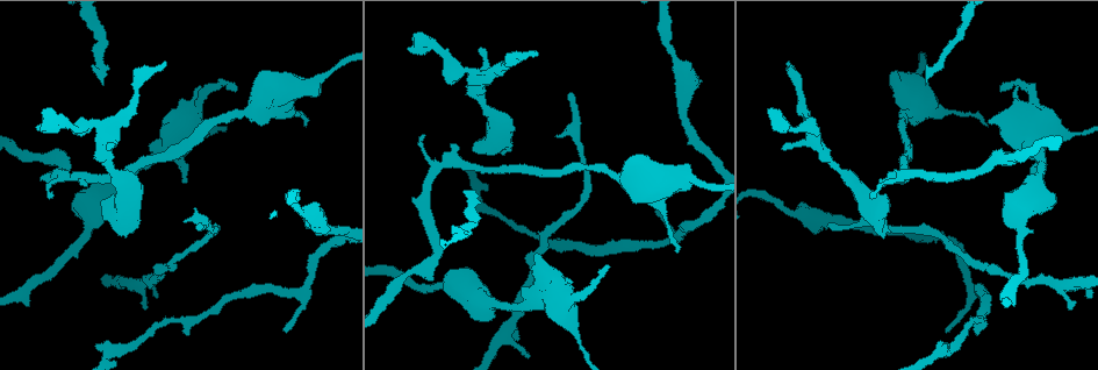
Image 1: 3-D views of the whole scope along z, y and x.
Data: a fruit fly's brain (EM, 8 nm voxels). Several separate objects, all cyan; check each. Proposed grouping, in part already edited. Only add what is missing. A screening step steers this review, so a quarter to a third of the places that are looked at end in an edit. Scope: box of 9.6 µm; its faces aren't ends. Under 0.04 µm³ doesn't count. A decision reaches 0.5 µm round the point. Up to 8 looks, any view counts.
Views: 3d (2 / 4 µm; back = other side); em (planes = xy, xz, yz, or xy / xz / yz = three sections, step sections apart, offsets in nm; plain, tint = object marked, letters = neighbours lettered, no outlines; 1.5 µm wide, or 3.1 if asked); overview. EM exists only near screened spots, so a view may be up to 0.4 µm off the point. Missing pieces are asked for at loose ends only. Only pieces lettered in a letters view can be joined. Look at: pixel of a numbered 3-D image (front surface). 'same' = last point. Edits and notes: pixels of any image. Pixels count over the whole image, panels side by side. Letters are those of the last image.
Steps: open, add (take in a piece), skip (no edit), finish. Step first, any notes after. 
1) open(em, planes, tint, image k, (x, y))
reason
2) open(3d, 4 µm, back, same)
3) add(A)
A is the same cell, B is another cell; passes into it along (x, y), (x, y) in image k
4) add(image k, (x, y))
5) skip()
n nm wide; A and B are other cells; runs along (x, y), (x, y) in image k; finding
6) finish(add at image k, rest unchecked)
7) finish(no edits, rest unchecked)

open(3d, 4 µm, image 1, (571, 281))

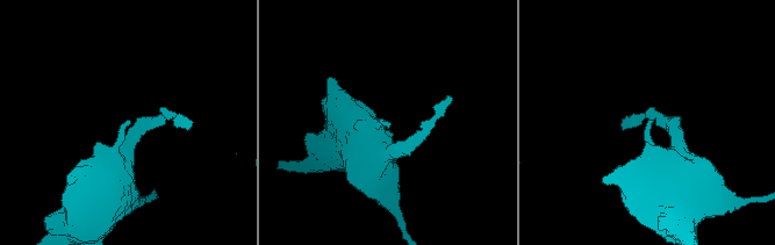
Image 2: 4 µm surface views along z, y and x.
open(em, planes, plain, image 2, (391, 123))

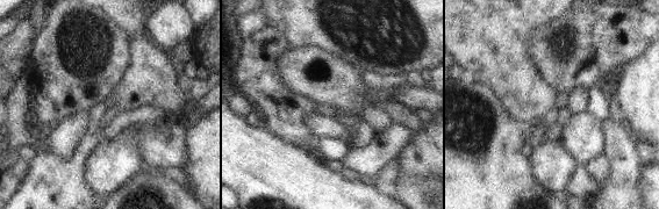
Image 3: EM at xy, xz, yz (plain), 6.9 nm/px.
open(em, planes, letters, same)

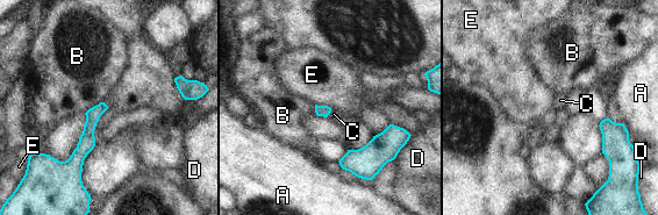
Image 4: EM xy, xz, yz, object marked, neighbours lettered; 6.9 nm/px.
add(C)
C is the same cell, A, B, D and E are other cells; it goes on there

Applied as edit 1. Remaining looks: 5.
open(em, planes, letters, image 1, (163, 65))
an open end

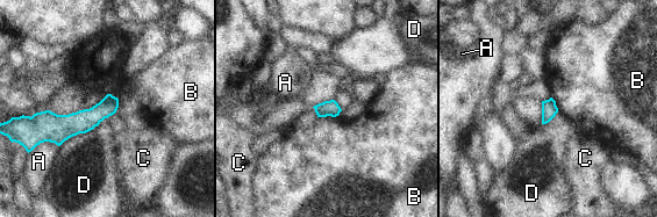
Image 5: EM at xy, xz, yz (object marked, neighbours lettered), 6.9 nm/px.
skip()
110 nm wide; A, B, C and D are other cells; runs along (115, 101), (81, 122), (35, 122) in image 5; none of them fits

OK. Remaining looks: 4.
open(em, planes, letters, image 1, (570, 93))
tapers out

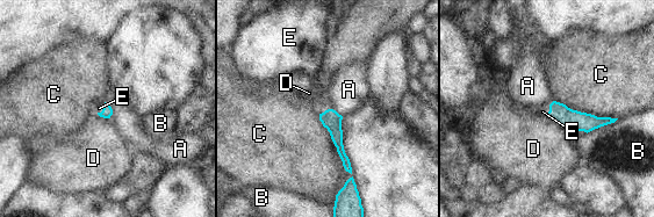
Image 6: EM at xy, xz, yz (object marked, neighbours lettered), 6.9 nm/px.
add(E)
E is the same cell, A, B, C and D are other cells; passes into it along (330, 118), (325, 110), (321, 94) in image 6; the cell continues

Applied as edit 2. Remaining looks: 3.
finish(add at image 4, add at image 6, rest unchecked)

